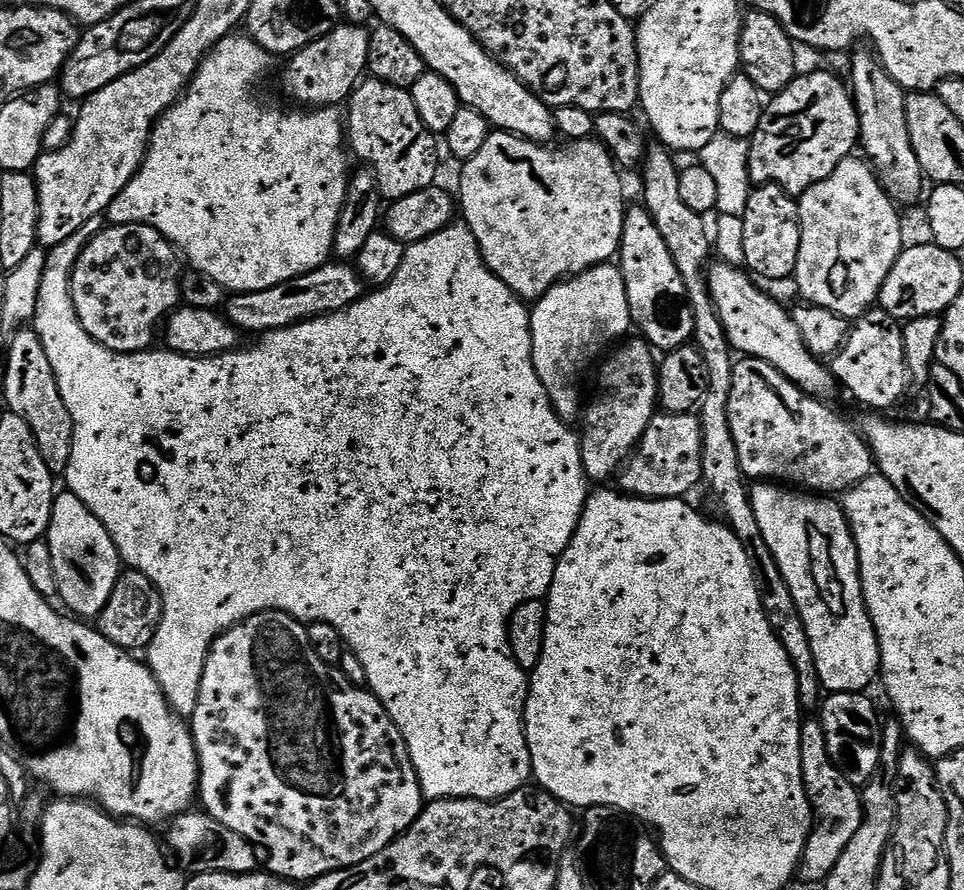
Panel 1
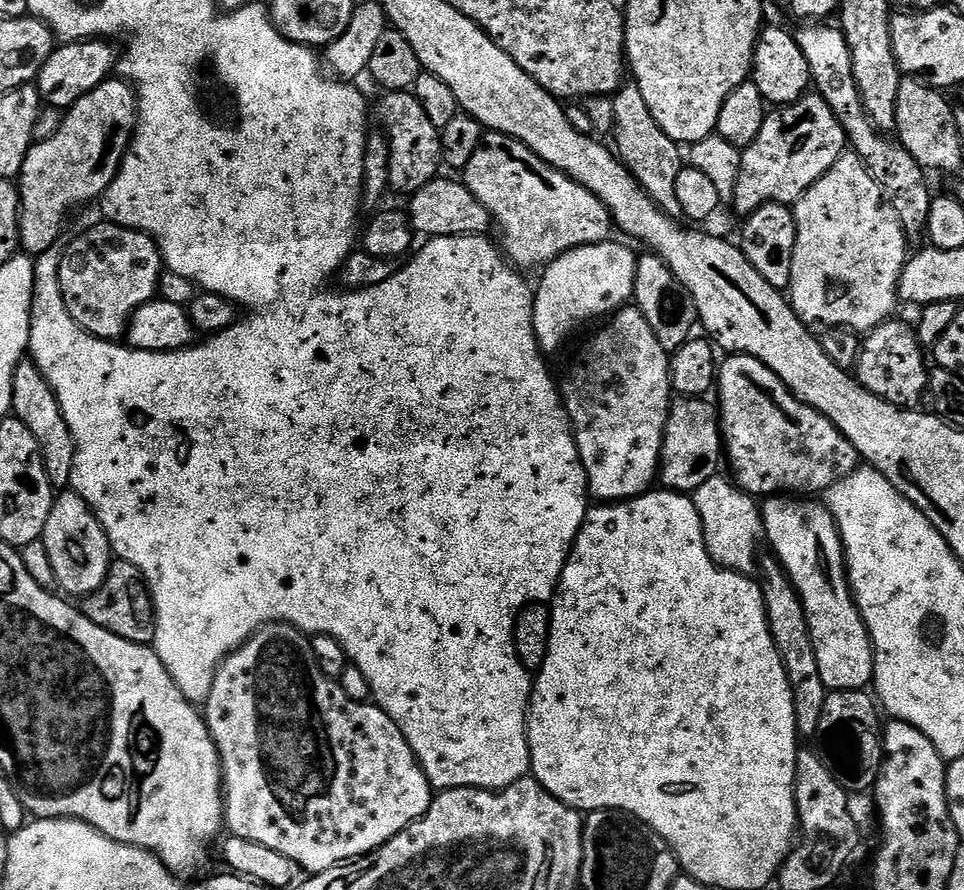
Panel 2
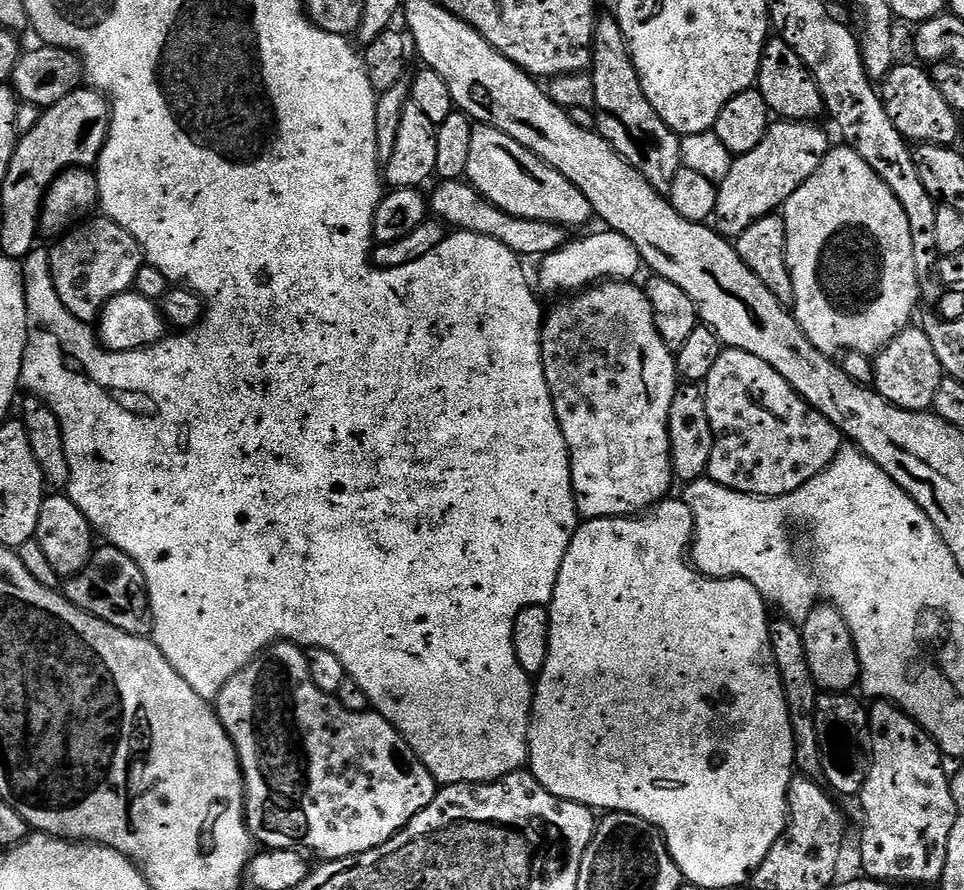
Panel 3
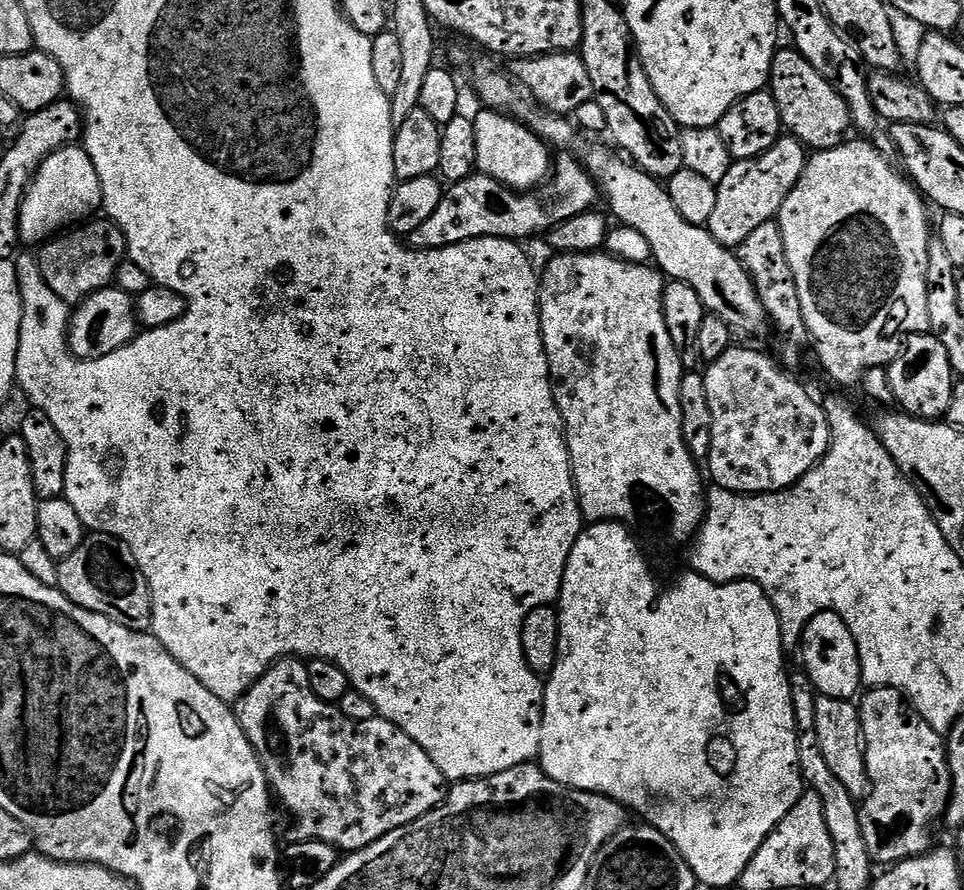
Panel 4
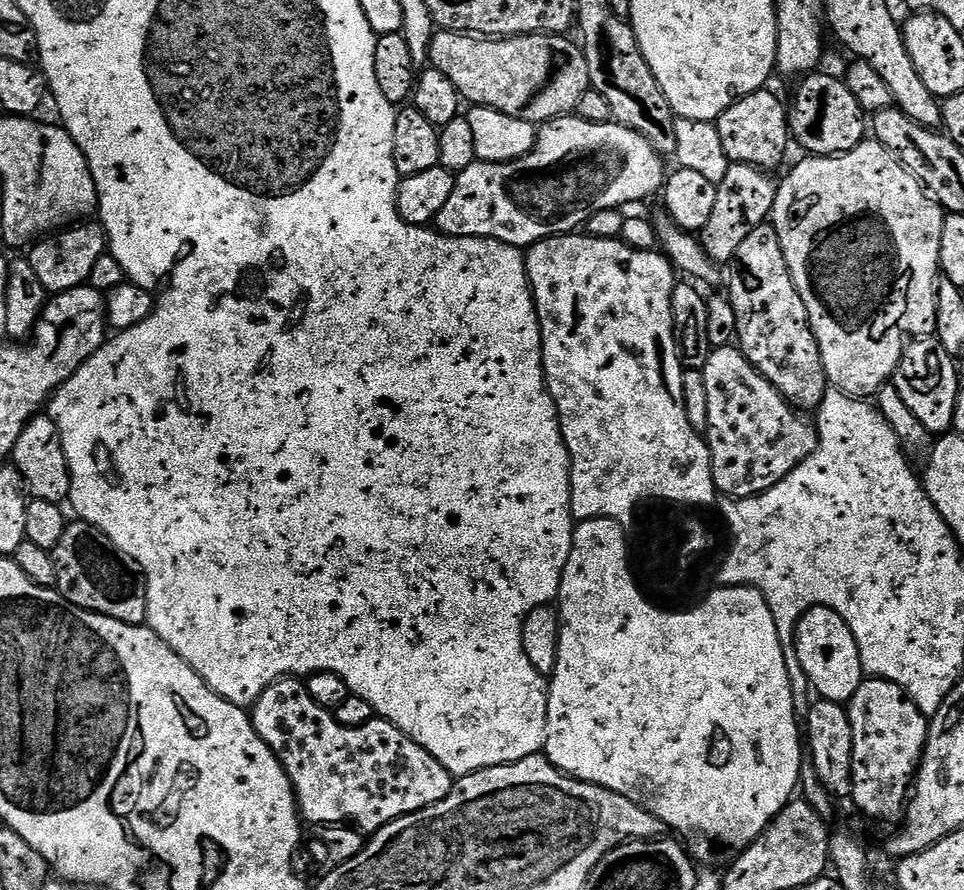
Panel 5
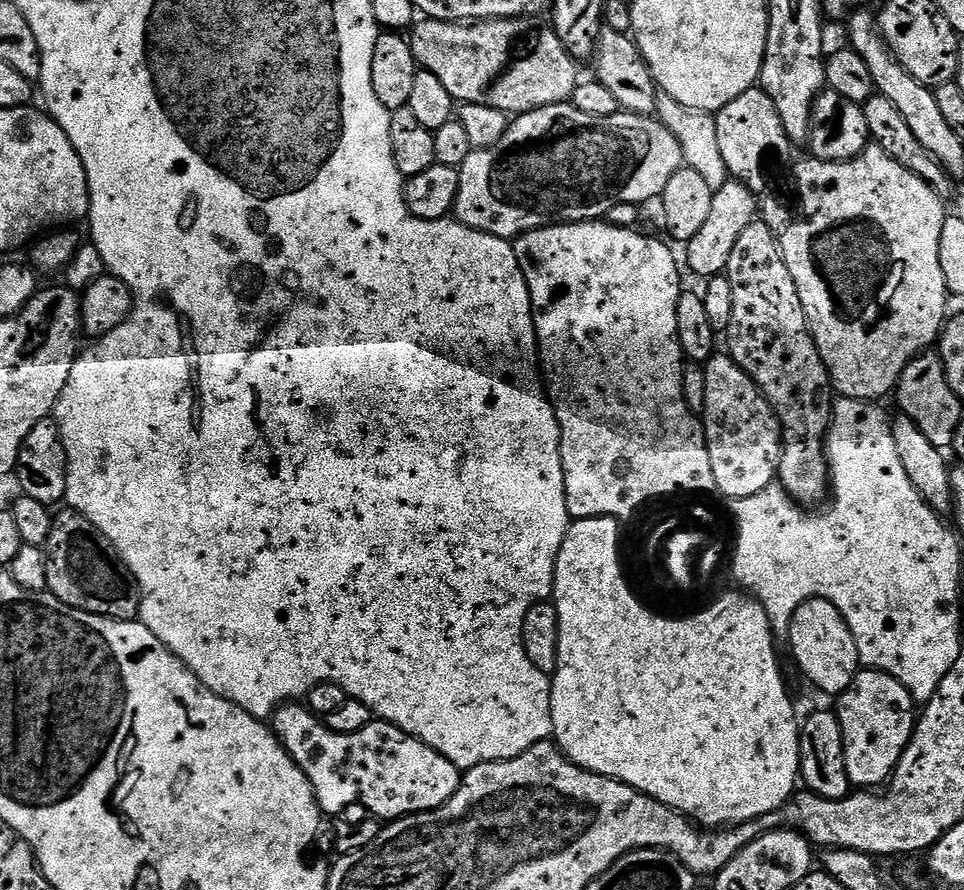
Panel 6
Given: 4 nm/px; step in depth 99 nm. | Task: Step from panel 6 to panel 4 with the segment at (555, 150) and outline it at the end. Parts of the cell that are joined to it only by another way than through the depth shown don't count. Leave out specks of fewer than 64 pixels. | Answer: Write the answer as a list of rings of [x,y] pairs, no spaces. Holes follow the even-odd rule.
[[[572,154],[561,155],[564,157],[557,164],[555,161],[554,174],[531,190],[508,188],[483,174],[473,174],[457,184],[448,184],[438,202],[438,210],[434,210],[418,230],[409,234],[407,247],[425,252],[487,236],[524,242],[527,236],[536,236],[539,232],[540,235],[547,234],[554,226],[589,211],[595,205],[592,203],[596,196],[598,200],[598,185],[579,159],[568,155]]]

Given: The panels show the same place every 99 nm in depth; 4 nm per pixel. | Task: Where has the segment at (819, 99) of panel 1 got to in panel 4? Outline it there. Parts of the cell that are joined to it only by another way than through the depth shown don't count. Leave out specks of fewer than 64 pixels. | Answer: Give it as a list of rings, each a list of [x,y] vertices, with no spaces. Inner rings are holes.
[[[784,134],[758,158],[735,161],[726,178],[716,185],[718,199],[706,225],[708,232],[723,248],[739,249],[740,244],[746,242],[746,237],[762,226],[762,222],[779,217],[782,202],[786,202],[790,190],[794,190],[798,178],[802,178],[808,157],[809,153],[800,141]]]

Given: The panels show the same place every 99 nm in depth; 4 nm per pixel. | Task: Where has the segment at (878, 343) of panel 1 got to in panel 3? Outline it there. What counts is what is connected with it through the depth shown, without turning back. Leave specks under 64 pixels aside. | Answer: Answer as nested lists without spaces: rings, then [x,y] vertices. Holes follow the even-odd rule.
[[[909,326],[904,328],[891,340],[885,348],[875,353],[874,390],[886,402],[911,412],[927,412],[935,405],[938,386],[946,373],[938,362],[938,354],[934,354],[934,342],[930,342],[927,331],[923,327]]]

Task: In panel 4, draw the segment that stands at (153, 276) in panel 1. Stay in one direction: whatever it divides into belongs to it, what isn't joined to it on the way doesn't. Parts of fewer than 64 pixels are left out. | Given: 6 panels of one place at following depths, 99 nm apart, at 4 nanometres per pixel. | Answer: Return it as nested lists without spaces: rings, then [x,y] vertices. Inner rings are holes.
[[[89,218],[79,226],[69,227],[53,236],[39,252],[38,276],[43,287],[45,284],[62,303],[75,306],[115,281],[116,271],[124,263],[128,247],[118,225],[107,218]]]

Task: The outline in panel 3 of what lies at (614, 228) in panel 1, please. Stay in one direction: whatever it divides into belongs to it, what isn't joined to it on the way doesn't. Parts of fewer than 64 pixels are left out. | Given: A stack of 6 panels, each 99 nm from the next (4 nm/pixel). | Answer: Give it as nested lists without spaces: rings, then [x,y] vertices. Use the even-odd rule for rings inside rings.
[[[476,124],[470,138],[470,158],[466,161],[466,180],[476,191],[482,193],[494,206],[498,206],[507,216],[530,218],[542,222],[561,224],[563,228],[575,230],[579,224],[593,219],[594,213],[586,194],[578,190],[558,170],[554,170],[544,160],[534,155],[526,146],[514,142],[502,130],[491,128],[488,124]]]

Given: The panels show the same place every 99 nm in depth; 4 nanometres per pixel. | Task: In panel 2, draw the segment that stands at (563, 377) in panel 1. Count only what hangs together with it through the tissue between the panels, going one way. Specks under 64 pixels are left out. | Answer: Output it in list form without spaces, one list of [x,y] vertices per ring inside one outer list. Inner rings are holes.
[[[609,238],[600,244],[571,248],[544,265],[539,273],[540,285],[535,285],[532,301],[534,334],[541,352],[551,354],[558,351],[567,342],[571,332],[578,331],[583,324],[599,316],[611,316],[635,297],[637,253],[614,241]]]

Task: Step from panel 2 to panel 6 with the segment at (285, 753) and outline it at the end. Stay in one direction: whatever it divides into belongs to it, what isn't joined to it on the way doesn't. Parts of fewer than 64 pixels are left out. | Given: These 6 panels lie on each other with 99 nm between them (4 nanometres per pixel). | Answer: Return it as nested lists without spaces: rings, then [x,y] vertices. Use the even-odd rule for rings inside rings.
[[[289,702],[277,708],[270,720],[270,727],[275,732],[280,744],[294,758],[296,765],[306,774],[314,790],[320,811],[325,817],[339,817],[339,812],[361,804],[369,817],[380,822],[401,820],[403,816],[413,816],[415,812],[429,812],[443,804],[458,790],[461,769],[458,769],[438,750],[426,746],[426,742],[415,740],[398,726],[388,724],[376,718],[362,730],[354,734],[338,734],[328,728],[327,723],[303,703]]]

